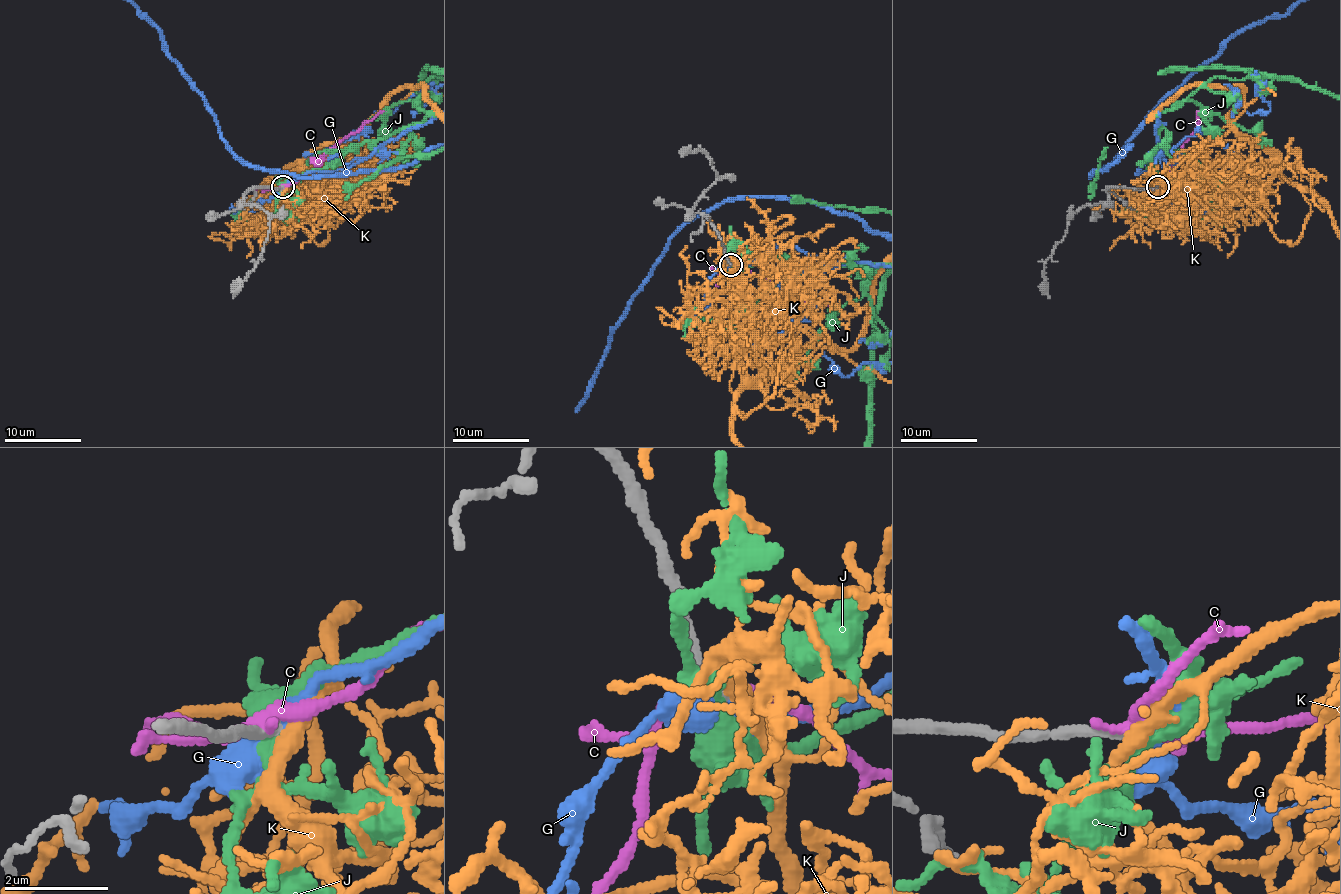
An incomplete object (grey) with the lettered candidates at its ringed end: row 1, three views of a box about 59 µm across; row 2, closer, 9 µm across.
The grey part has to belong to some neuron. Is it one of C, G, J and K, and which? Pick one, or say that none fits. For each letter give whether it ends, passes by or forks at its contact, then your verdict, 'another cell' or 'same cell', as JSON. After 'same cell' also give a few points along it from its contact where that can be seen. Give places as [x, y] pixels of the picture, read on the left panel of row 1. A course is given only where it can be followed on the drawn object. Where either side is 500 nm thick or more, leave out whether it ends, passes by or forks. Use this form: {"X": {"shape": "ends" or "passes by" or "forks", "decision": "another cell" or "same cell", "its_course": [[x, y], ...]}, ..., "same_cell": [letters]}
{"C": {"shape": "passes by", "decision": "another cell"}, "G": {"shape": "passes by", "decision": "same cell"}, "J": {"shape": "passes by", "decision": "another cell"}, "K": {"shape": "passes by", "decision": "another cell"}, "same_cell": ["G"]}

